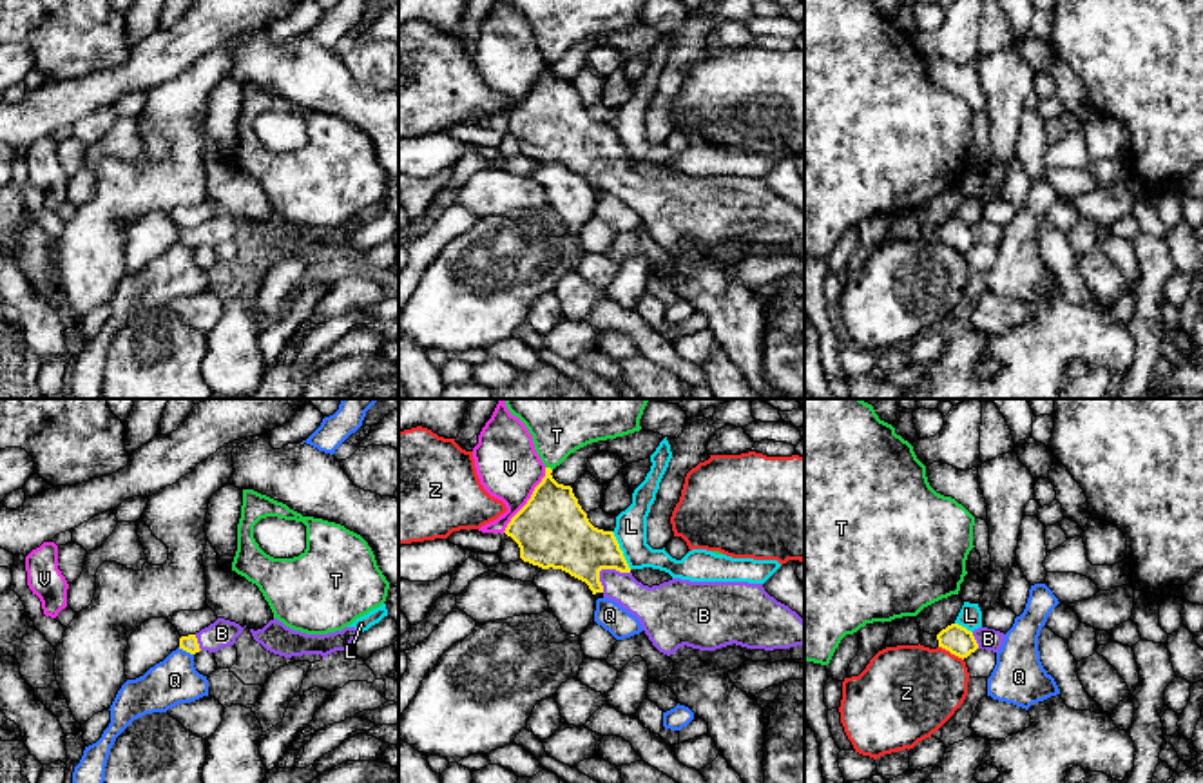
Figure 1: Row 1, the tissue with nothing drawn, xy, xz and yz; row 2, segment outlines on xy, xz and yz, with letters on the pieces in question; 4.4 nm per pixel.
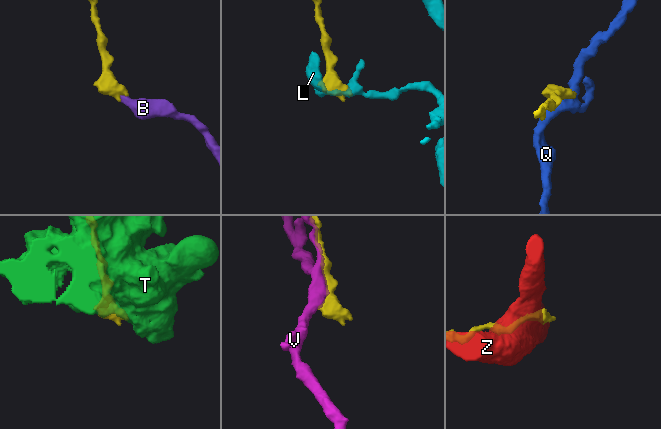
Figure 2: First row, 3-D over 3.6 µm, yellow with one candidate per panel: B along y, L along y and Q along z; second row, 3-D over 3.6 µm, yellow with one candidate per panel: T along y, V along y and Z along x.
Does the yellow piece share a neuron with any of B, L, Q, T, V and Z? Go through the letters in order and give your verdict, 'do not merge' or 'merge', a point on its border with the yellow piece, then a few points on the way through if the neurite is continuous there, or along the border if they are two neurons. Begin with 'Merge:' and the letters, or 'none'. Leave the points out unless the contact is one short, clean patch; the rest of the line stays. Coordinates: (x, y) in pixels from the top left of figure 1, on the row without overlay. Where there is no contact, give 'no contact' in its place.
Merge: B
B: merge; contact xz (604, 162); way xz (558, 129), (589, 147), (604, 162), (631, 189), (647, 198)
L: do not merge; contact xz (620, 144); border xz (611, 125), (631, 162)
Q: do not merge; contact xy (185, 243); border xy (178, 241), (192, 249)
T: do not merge; contact xz (549, 62); border xz (546, 60), (551, 64)
V: do not merge; contact xz (528, 95)
Z: do not merge; contact yz (952, 247)

